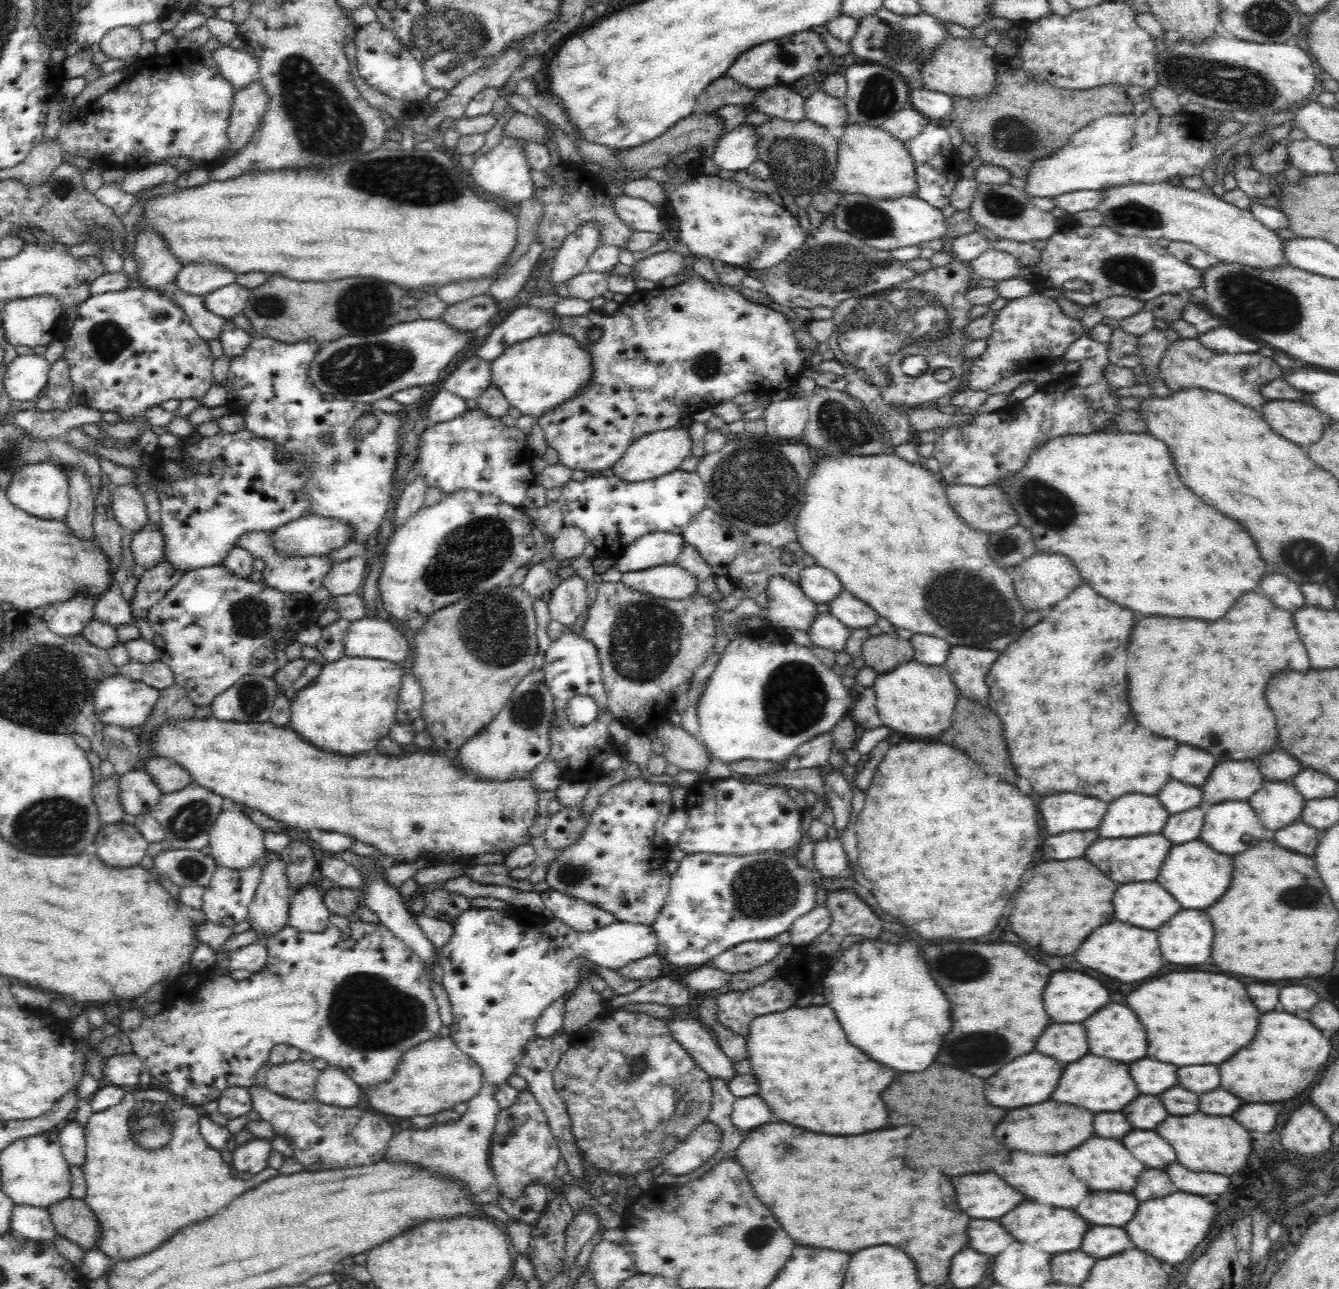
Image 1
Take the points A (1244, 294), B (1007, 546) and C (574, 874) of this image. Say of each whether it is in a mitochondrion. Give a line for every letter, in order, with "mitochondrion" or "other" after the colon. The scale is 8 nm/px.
A: mitochondrion
B: mitochondrion
C: mitochondrion

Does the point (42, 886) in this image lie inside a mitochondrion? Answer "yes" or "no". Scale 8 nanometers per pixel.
no

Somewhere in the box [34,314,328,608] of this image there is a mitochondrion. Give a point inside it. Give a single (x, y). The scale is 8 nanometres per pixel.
(108, 340)

